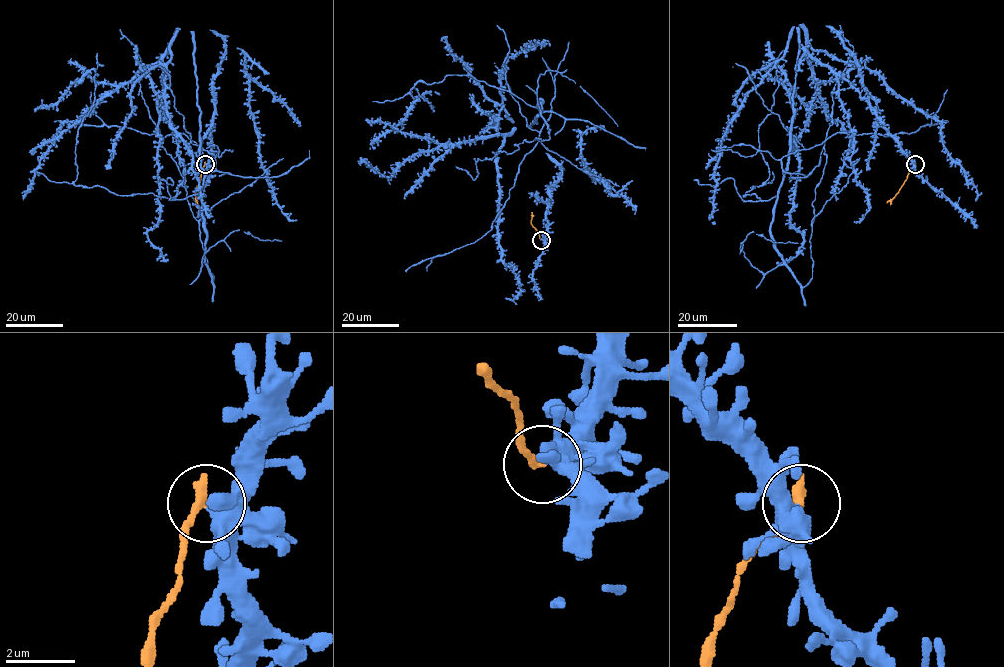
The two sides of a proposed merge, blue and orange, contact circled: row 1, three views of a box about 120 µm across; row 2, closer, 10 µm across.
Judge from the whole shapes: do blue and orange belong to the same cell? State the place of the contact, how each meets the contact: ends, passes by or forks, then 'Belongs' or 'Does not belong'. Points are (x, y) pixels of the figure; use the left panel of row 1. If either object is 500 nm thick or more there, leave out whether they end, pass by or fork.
Place: (205, 164). At the ring blue forks. At the ring orange ends. Does not belong

